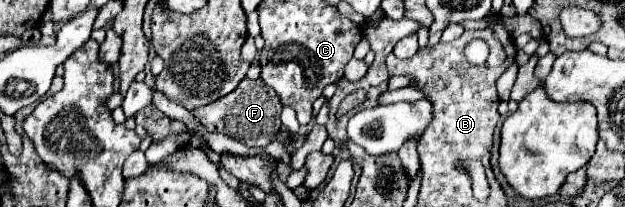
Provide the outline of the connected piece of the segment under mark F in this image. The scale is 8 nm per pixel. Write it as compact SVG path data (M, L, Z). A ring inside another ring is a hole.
M246 77L240 81L240 87L232 91L232 95L226 95L224 99L218 99L216 103L198 107L192 113L196 119L202 121L202 125L208 131L218 131L248 147L262 149L270 145L280 131L280 111L282 111L282 105L276 91L272 91L272 87L268 87L262 79L252 81Z

